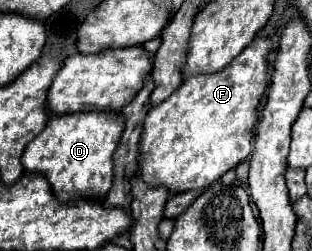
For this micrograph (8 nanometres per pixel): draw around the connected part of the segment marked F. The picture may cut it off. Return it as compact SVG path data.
M257 36L221 74L203 74L185 78L185 82L167 100L149 110L141 132L141 178L147 186L163 186L173 192L203 190L219 180L227 170L243 162L253 150L257 106L267 88L267 56L271 52L271 40Z

